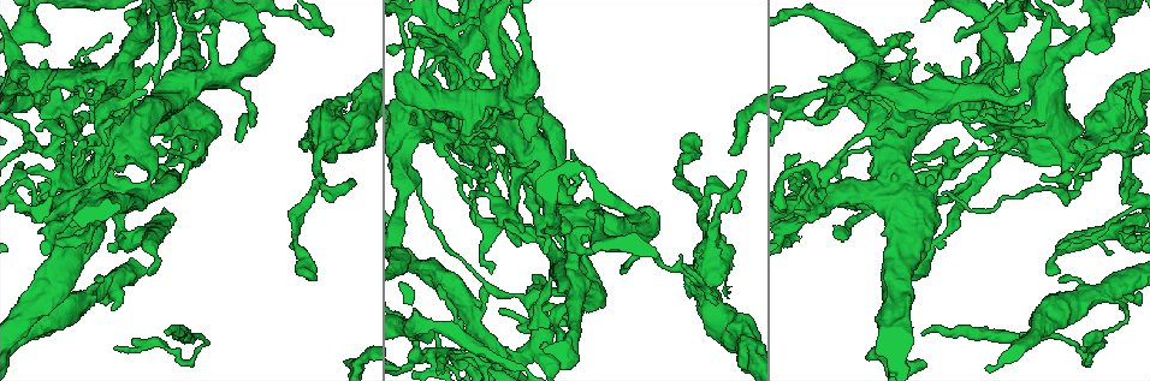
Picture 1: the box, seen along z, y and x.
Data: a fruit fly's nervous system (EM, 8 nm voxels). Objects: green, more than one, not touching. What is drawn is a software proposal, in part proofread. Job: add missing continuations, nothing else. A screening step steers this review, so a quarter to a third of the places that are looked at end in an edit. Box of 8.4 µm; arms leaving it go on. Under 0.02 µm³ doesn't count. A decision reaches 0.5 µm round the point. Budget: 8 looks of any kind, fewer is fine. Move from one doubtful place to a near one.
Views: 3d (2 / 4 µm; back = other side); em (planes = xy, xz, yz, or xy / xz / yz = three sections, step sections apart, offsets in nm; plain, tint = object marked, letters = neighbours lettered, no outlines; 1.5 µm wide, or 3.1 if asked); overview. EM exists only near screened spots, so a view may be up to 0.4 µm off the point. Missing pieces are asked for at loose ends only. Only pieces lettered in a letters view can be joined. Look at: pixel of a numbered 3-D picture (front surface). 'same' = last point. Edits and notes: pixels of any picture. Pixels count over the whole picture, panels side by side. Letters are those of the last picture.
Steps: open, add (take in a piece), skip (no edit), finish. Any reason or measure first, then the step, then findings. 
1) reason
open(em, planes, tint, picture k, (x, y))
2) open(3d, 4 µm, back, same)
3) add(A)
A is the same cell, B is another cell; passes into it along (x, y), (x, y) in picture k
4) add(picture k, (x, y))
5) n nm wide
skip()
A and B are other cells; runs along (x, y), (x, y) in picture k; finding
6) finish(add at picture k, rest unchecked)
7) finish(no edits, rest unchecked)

thin end
open(3d, 2 µm, picture 1, (441, 66))

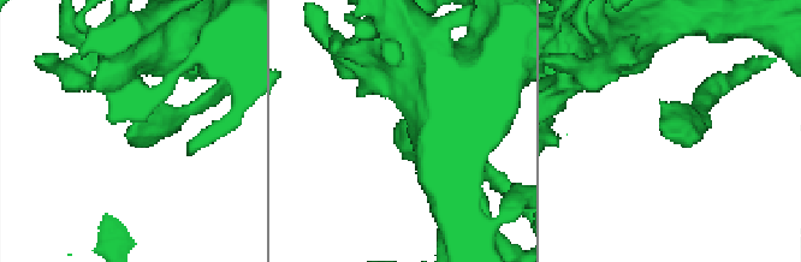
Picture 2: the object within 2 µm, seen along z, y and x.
shape alone is not enough
open(em, xz, step 4, tint, picture 2, (128, 138))

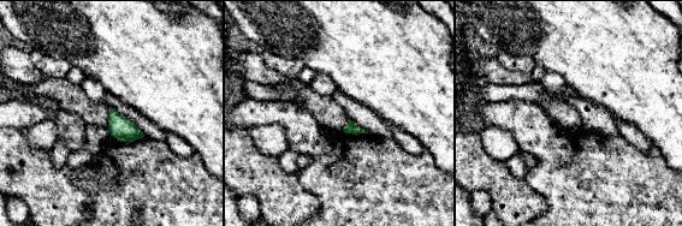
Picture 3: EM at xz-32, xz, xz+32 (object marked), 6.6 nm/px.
cut it another way
open(em, planes, letters, same)

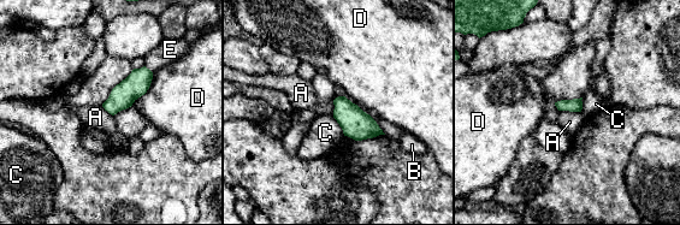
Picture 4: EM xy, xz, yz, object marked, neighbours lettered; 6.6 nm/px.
skip()
A, B, C, D and E are other cells; border along (560, 110), (580, 112) in picture 4; none of them fits

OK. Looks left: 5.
tapers out
open(em, planes, tint, picture 1, (332, 33))

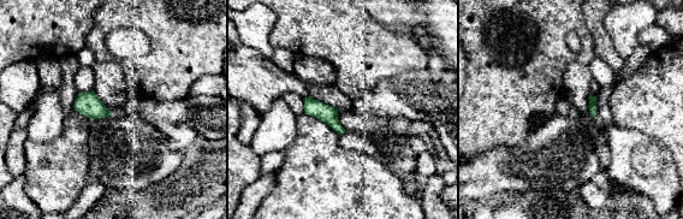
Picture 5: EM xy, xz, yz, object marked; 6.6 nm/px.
see the neighbours
open(em, planes, letters, same)

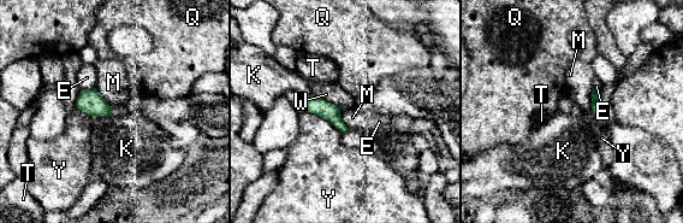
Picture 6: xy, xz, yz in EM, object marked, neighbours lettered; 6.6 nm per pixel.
Y touches over 280 nm
skip()
E, K, M, Q, T, W and Y are other cells; border along (592, 91), (591, 110), (598, 116) in picture 6; no lettered piece goes on from it

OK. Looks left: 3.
branch stops here
open(em, xy, step 8, letters, picture 1, (361, 92))

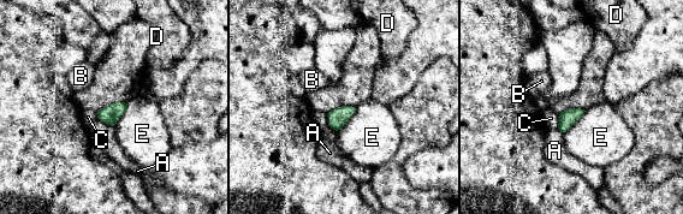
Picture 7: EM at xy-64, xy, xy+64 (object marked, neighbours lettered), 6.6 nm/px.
skip()
A, B, C, D and E are other cells; no lettered piece goes on from it

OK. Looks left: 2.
finish(no edits, rest unchecked)

